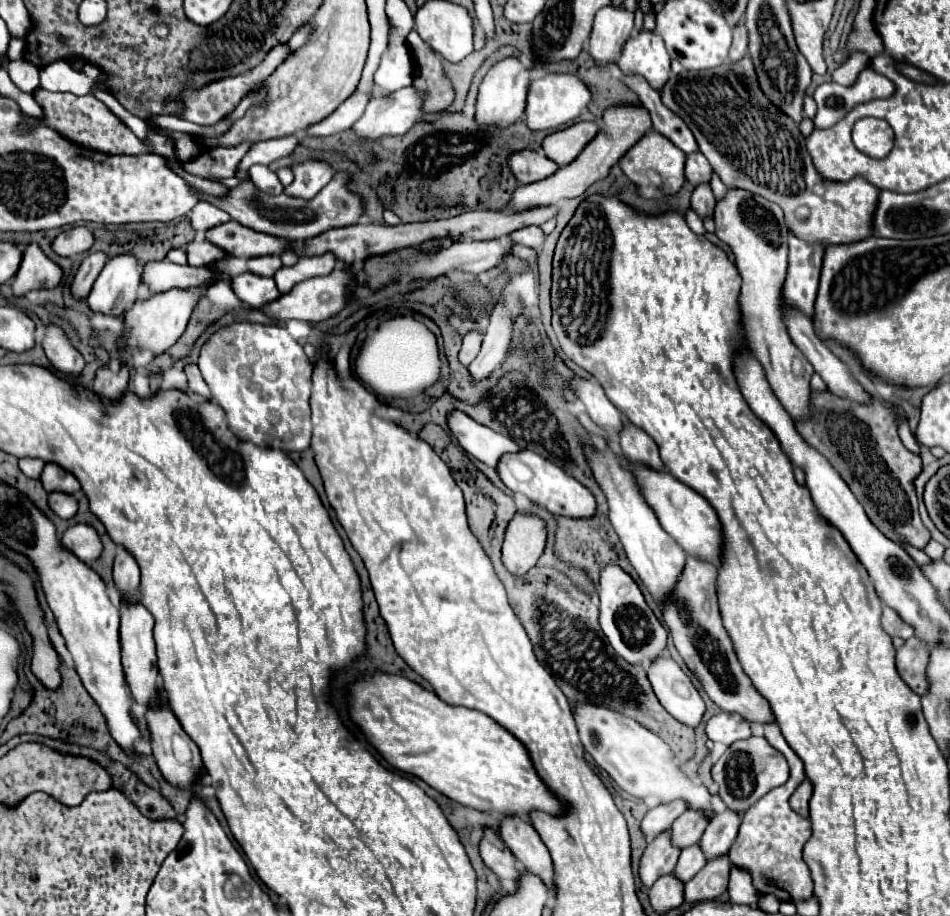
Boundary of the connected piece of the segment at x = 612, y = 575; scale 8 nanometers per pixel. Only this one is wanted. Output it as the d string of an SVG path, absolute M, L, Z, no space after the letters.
M606 566L600 574L600 626L612 648L630 664L648 666L666 650L666 628L646 604L638 584L620 566Z

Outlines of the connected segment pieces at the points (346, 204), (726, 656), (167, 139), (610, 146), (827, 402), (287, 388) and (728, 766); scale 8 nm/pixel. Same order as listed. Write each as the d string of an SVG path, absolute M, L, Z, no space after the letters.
M344 170L336 172L334 180L330 180L312 200L292 198L286 194L268 196L262 190L258 190L250 180L232 188L228 198L214 198L214 196L206 196L202 192L198 192L198 196L200 196L200 200L210 200L212 204L220 206L234 220L238 220L240 224L244 224L256 232L264 232L264 234L270 234L276 238L284 238L288 242L302 244L310 238L316 238L318 234L324 234L326 230L342 228L348 224L358 224L360 216L364 214L364 200L360 194L354 194L352 190L348 190L348 182L352 182L350 172L344 172Z
M688 558L680 584L676 586L676 602L672 604L672 610L662 610L664 622L672 634L676 650L714 704L718 704L724 712L738 712L750 722L774 722L768 702L764 702L764 698L754 690L752 682L748 682L748 676L736 658L732 640L722 626L716 596L716 576L718 572L712 564Z
M40 88L34 94L34 100L40 104L44 110L42 118L34 118L38 122L44 122L52 130L56 130L60 136L68 138L70 142L84 146L88 150L100 150L106 154L160 154L164 158L174 160L176 158L176 144L172 136L164 134L162 128L148 126L148 136L146 142L138 140L138 136L104 104L100 102L94 94L86 96L76 96L68 92L48 92Z
M636 104L636 106L610 106L610 108L606 108L606 112L602 116L602 128L596 134L596 138L592 142L588 142L588 146L570 164L560 166L552 176L548 176L540 182L526 184L526 186L522 186L522 184L516 186L512 192L512 198L508 202L508 208L512 208L514 212L524 212L524 210L532 210L538 206L558 204L558 200L564 200L564 198L580 196L590 184L606 178L610 168L626 154L626 150L630 150L644 136L644 132L650 126L652 126L650 112L642 104L640 106Z
M812 392L812 398L812 422L796 422L798 432L832 462L874 526L894 542L904 540L916 548L924 548L930 540L930 532L920 520L914 490L914 480L922 472L922 460L898 438L894 408L878 400L872 402L872 406L856 406L854 402L832 398L828 392Z
M234 322L204 342L198 368L204 382L228 418L228 426L242 440L284 452L310 446L310 376L312 364L302 346L282 326Z
M750 736L746 740L734 742L714 764L712 778L716 780L720 792L720 800L734 810L736 814L744 814L748 808L754 806L764 794L768 794L772 788L784 784L788 780L788 764L786 758L774 750L764 736Z

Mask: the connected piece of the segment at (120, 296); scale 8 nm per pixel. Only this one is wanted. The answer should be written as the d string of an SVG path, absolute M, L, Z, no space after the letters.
M124 252L108 260L86 300L94 312L120 316L136 302L138 284L138 258L130 252Z

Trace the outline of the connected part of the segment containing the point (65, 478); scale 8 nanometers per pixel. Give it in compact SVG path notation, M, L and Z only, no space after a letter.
M46 464L40 480L42 480L42 486L46 492L74 494L80 490L80 482L70 472L60 468L58 464Z

